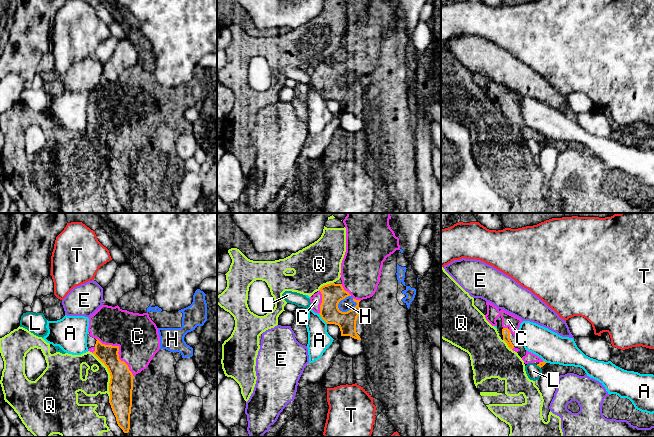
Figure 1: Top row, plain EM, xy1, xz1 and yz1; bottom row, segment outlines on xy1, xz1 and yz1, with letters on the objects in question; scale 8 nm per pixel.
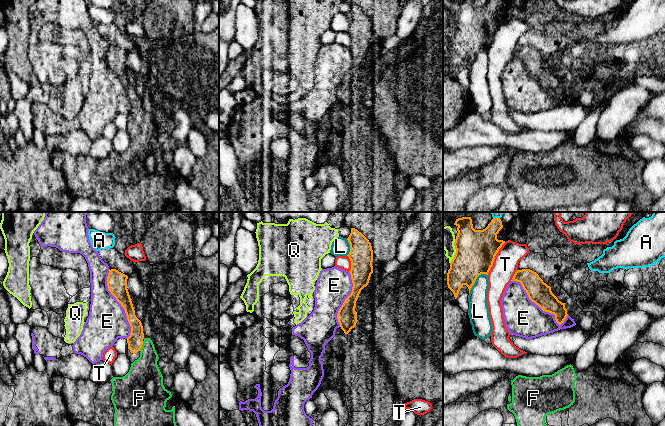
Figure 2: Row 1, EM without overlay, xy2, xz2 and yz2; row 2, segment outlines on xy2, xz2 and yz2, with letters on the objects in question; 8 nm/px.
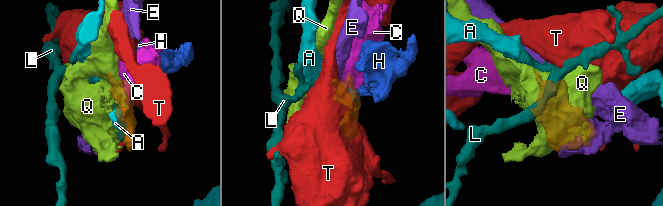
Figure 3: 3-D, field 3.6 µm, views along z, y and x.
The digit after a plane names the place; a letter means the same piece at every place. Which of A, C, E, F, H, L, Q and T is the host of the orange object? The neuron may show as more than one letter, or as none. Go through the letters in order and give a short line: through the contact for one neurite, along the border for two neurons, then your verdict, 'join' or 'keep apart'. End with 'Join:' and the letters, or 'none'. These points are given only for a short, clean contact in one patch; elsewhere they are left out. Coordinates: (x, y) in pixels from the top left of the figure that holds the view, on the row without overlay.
A: keep apart
C: join
E: keep apart
F: join
H: xz1 (357, 79), (346, 87), (341, 87), (337, 83) | keep apart
L: keep apart
Q: keep apart
T: keep apart
Join: C, F

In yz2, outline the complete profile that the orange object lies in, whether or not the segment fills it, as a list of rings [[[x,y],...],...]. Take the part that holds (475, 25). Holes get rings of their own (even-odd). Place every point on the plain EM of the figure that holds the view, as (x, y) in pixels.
[[[473,0],[454,1],[458,7],[454,18],[456,29],[450,38],[447,61],[456,75],[463,61],[468,63],[470,69],[477,53],[488,51],[505,17],[497,15],[502,0],[488,0],[483,6],[475,6]]]

